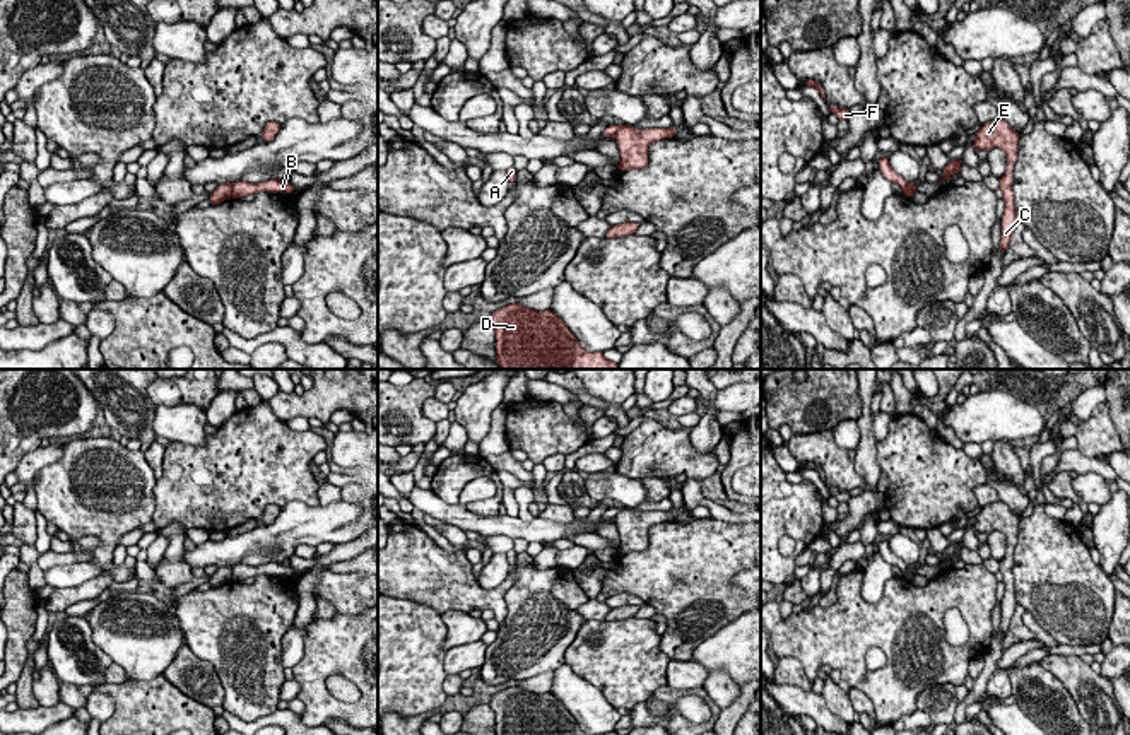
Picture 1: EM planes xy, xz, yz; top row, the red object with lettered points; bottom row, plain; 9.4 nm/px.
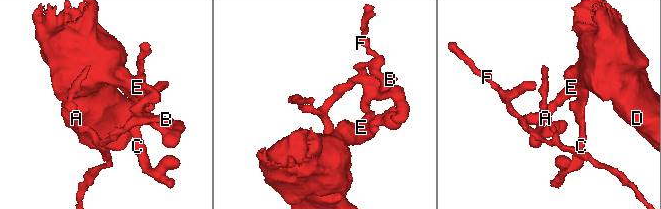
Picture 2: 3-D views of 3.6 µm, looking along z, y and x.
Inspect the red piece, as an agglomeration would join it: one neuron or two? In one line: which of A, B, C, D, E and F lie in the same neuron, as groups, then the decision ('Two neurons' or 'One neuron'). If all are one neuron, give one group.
Groups: A F / B C D E. Two neurons

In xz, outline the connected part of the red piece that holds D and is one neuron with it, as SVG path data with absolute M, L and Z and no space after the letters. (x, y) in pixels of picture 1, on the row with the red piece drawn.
M513 303L492 311L489 323L501 369L617 369L603 352L585 350L550 309L535 311Z

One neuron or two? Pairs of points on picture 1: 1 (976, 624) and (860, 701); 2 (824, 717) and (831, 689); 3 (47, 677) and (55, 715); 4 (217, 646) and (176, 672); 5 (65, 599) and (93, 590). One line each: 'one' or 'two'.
1: two
2: two
3: two
4: two
5: one

